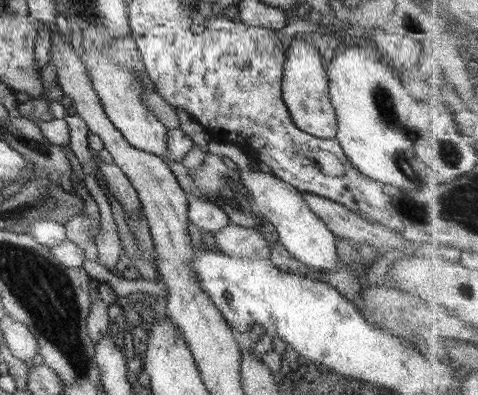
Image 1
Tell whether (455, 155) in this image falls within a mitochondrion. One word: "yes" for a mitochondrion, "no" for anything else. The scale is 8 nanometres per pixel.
yes

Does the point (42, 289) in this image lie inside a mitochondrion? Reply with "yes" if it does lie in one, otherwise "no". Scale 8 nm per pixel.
yes

